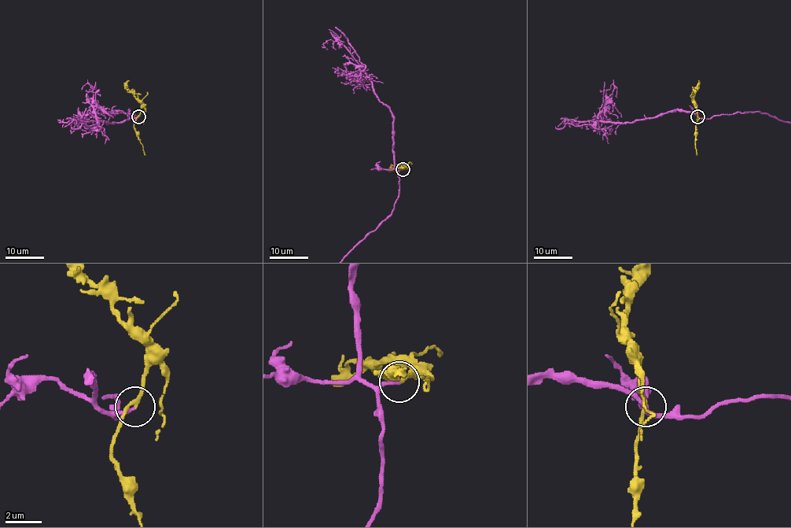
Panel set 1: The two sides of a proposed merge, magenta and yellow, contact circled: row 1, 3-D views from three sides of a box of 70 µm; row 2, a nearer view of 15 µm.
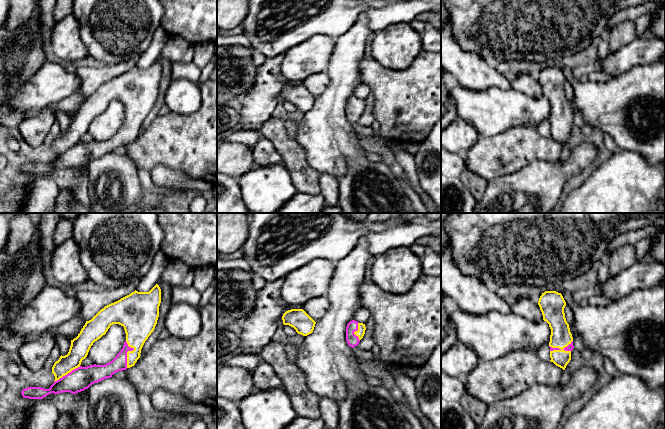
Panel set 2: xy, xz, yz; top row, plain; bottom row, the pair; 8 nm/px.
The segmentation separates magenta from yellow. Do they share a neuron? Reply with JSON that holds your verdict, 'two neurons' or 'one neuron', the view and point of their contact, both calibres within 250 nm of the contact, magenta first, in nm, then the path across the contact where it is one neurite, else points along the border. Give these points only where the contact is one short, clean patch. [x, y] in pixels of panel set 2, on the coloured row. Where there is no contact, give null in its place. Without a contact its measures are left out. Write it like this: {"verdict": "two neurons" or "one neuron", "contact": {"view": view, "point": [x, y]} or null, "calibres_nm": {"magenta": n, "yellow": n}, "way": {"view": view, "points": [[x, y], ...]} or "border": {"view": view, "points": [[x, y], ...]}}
{"verdict": "one neuron", "contact": {"view": "xy", "point": [127, 351]}, "calibres_nm": {"magenta": 120, "yellow": 260}}

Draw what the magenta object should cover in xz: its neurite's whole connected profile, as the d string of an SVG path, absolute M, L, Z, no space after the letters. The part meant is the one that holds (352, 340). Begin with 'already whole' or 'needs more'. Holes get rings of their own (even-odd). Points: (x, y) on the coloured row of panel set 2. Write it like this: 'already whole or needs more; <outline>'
needs more; M355 320L350 321L346 327L346 341L350 347L355 347L365 334L365 324Z

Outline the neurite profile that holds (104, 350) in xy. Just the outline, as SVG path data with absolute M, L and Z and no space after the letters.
M113 324L105 335L93 343L87 357L96 365L105 365L117 356L125 341L126 333L124 327L119 324Z

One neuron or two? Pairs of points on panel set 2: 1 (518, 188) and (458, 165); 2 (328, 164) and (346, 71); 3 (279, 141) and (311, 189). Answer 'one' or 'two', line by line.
1: two
2: one
3: one

